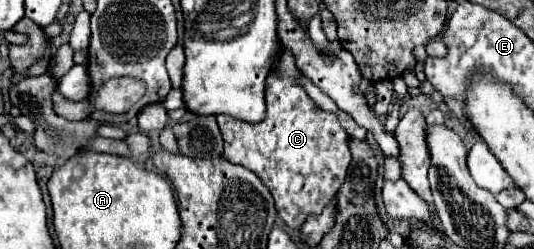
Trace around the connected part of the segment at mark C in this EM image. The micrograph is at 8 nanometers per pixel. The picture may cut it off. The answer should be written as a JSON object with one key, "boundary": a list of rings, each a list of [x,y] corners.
{"boundary":[[[283,50],[279,66],[269,74],[265,86],[267,118],[259,124],[247,124],[231,116],[217,116],[223,134],[223,158],[249,168],[263,184],[267,184],[283,222],[297,230],[309,214],[317,214],[333,200],[345,180],[351,162],[347,132],[341,128],[335,114],[317,110],[307,92],[295,84],[301,72],[289,50]]]}

